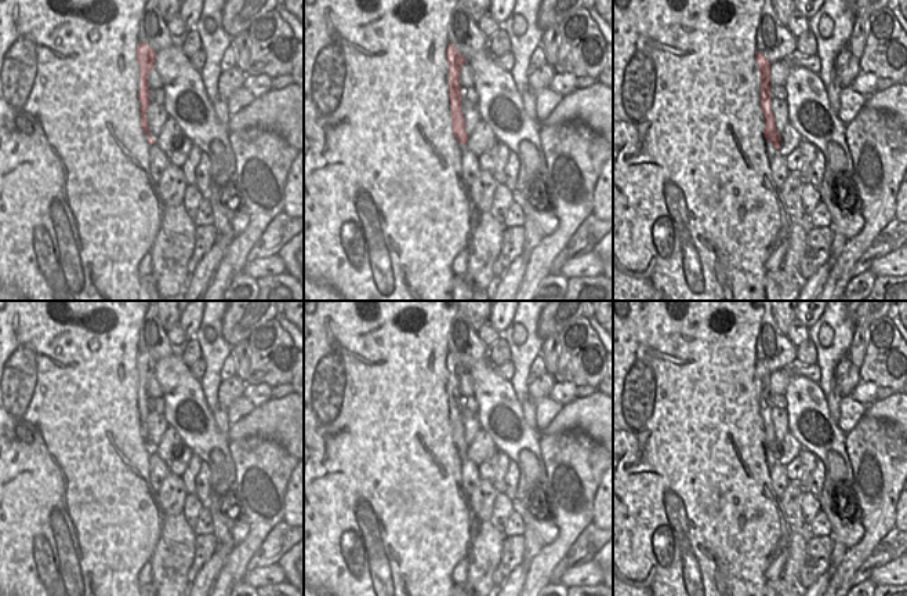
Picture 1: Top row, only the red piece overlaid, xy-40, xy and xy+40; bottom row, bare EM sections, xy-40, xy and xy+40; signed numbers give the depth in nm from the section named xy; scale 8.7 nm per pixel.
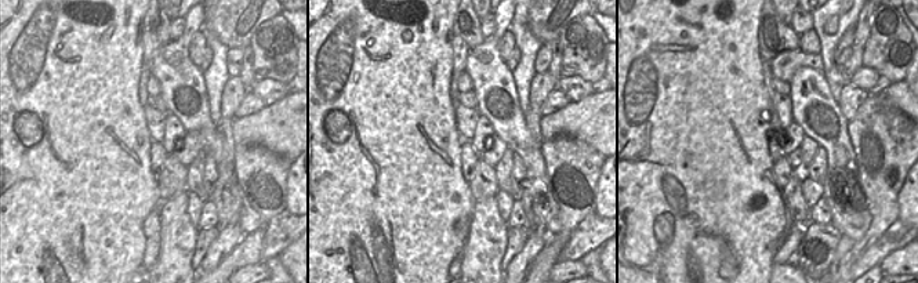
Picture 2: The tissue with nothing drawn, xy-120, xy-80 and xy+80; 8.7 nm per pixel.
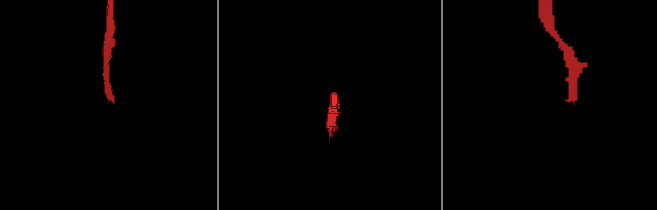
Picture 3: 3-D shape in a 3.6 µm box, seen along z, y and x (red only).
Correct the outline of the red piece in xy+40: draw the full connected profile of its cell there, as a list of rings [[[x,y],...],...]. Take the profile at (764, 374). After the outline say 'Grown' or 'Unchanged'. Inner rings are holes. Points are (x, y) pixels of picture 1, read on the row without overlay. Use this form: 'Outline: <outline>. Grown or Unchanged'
Outline: [[[755,360],[755,370],[761,384],[761,418],[765,428],[763,447],[770,470],[780,458],[780,441],[776,440],[774,425],[770,419],[770,371],[759,360]]]. Grown.

